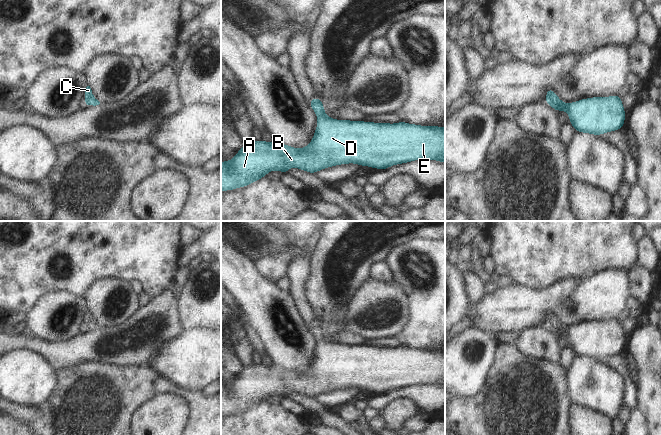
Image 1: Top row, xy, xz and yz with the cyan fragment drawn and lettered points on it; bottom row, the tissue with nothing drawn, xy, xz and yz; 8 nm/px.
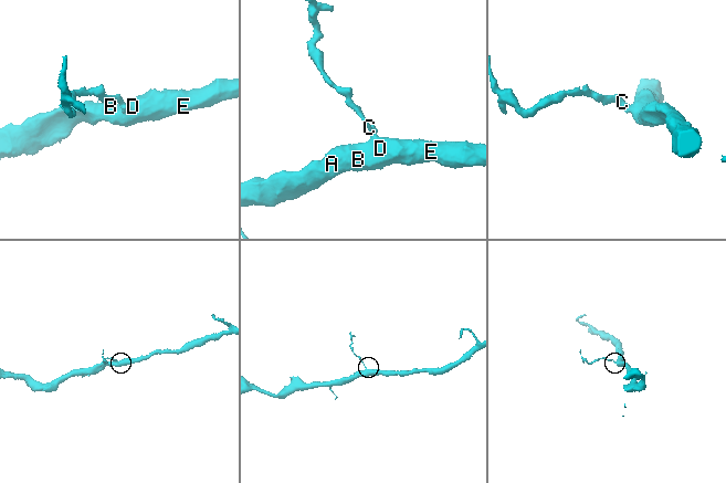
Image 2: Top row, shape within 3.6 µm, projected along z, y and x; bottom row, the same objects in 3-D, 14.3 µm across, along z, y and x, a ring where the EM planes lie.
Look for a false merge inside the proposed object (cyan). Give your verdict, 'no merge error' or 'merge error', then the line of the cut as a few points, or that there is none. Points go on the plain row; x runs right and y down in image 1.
no merge error; no cut

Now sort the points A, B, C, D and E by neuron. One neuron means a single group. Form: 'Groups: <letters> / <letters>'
Groups: A B C D E

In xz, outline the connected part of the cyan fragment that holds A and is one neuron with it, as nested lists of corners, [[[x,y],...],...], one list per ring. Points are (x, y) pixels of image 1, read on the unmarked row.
[[[319,320],[309,323],[309,329],[317,339],[317,351],[313,363],[304,372],[294,372],[275,363],[272,366],[254,364],[244,367],[233,383],[221,385],[221,415],[230,415],[265,401],[270,395],[288,398],[290,391],[315,398],[336,389],[355,387],[379,394],[386,394],[396,388],[415,384],[436,384],[445,387],[445,352],[441,350],[420,350],[397,346],[395,348],[337,344],[325,338]]]

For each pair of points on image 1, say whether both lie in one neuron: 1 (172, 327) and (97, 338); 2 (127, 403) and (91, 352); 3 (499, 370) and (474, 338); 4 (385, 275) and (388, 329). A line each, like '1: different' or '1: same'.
1: same
2: different
3: different
4: different

